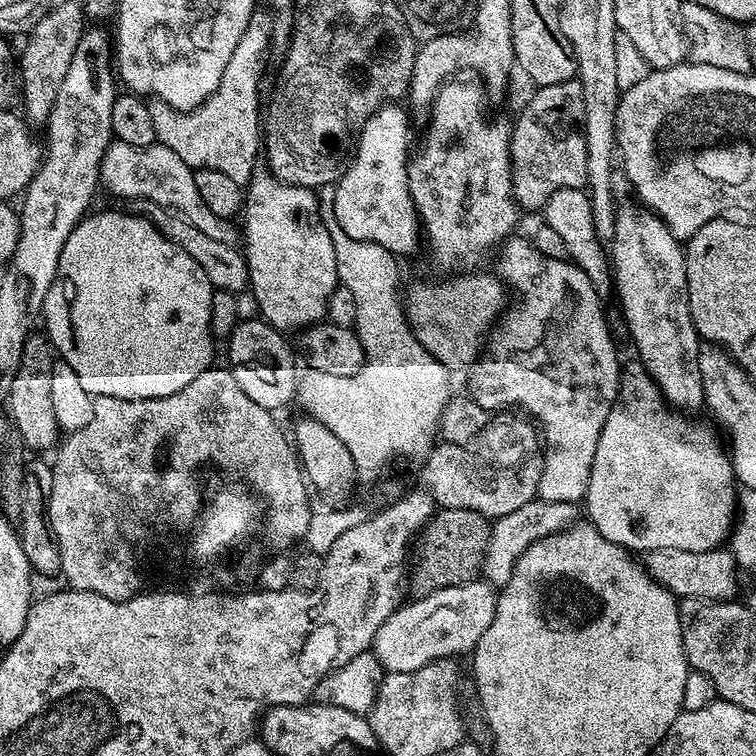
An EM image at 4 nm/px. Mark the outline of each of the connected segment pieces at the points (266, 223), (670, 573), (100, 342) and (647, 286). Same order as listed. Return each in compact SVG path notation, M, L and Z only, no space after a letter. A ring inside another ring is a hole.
M257 170L246 185L243 220L242 251L248 261L248 282L260 307L260 316L281 334L321 323L327 317L328 303L338 281L332 231L324 225L317 193L310 188L282 182L267 170Z
M723 547L711 548L705 552L694 550L650 550L643 557L642 563L648 573L659 582L663 588L670 590L677 598L702 598L703 600L719 600L728 602L739 586L740 580L736 560L731 551Z
M96 212L85 215L79 227L74 229L70 238L66 238L66 246L62 246L62 254L58 258L58 270L54 274L54 282L46 294L46 302L42 313L42 324L46 329L46 335L52 342L55 355L63 363L78 374L78 382L82 382L89 394L94 398L98 396L109 396L110 398L130 398L131 400L141 400L142 398L166 398L166 394L178 394L198 374L202 374L206 369L213 367L212 343L214 337L210 326L210 306L212 305L212 293L214 291L210 278L206 278L206 270L186 254L170 238L163 236L152 221L143 215L131 216L128 212Z
M621 203L616 210L616 237L610 241L610 268L614 273L614 292L620 295L620 308L632 335L635 355L644 363L644 369L652 376L652 381L660 388L665 400L676 410L705 407L702 370L698 370L698 354L702 347L700 335L690 314L690 302L686 290L685 245L677 240L674 233L654 212L639 203Z

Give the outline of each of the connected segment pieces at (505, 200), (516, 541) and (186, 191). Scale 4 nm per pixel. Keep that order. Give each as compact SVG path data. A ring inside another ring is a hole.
M452 78L440 85L440 91L437 92L435 100L430 105L432 117L428 120L428 129L424 132L424 141L421 142L420 149L417 152L415 149L414 155L408 162L410 198L414 202L417 214L420 216L422 236L426 241L426 248L428 244L429 254L432 255L432 264L438 271L444 272L440 274L468 274L479 269L491 256L493 259L494 253L500 245L517 231L516 212L518 213L518 205L512 196L512 133L509 121L488 120L488 112L484 109L485 89L475 79L472 79L473 81L460 79L464 78Z
M537 498L526 502L522 510L514 510L511 514L495 517L491 521L488 533L488 545L482 565L483 579L493 586L503 586L510 578L518 558L522 558L522 554L531 544L577 523L576 510L577 505L570 502L550 502Z
M113 139L100 162L100 184L108 187L116 196L125 196L128 200L148 200L149 205L157 204L163 208L178 210L190 222L198 226L206 238L235 245L238 240L238 228L232 220L218 218L210 214L206 202L198 198L198 186L194 186L194 171L188 167L174 150L154 143L148 148L135 148L126 142Z

